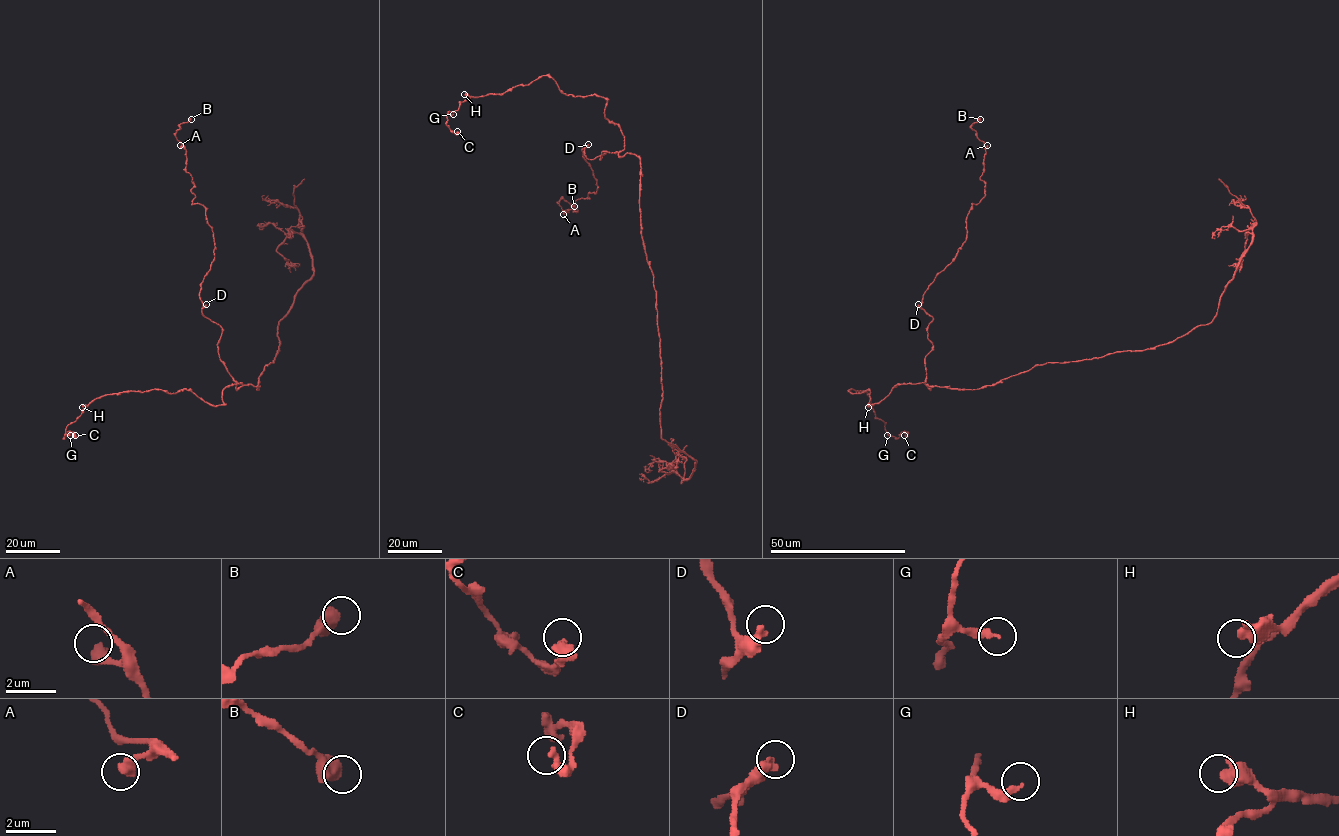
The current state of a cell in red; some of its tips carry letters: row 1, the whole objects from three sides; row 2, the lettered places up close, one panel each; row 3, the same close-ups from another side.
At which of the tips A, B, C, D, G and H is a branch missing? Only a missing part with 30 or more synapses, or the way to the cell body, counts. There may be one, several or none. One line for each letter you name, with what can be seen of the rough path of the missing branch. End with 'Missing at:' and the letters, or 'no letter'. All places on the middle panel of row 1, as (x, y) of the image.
Missing at: no letter

